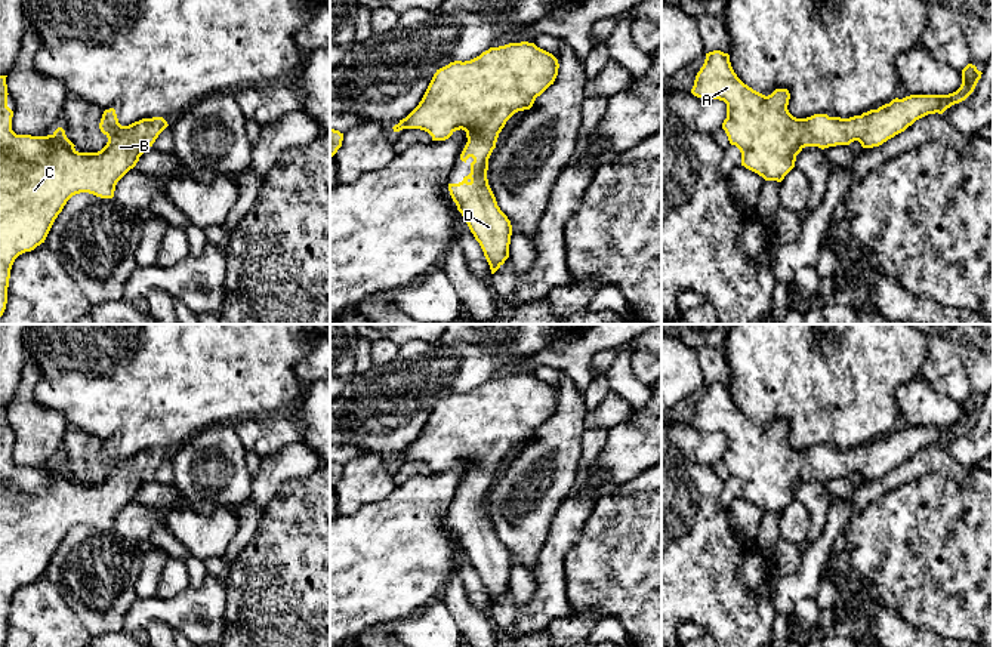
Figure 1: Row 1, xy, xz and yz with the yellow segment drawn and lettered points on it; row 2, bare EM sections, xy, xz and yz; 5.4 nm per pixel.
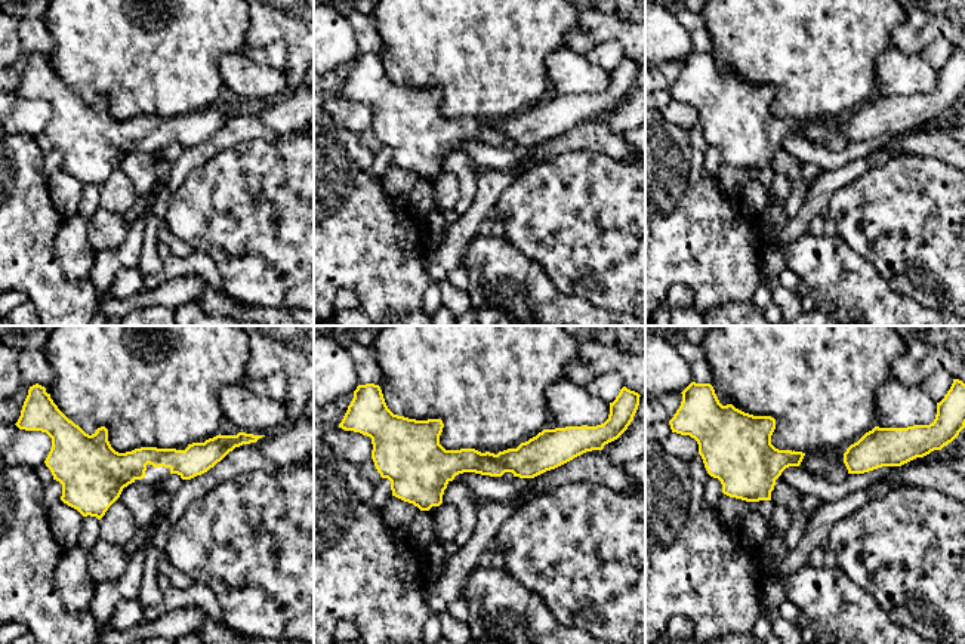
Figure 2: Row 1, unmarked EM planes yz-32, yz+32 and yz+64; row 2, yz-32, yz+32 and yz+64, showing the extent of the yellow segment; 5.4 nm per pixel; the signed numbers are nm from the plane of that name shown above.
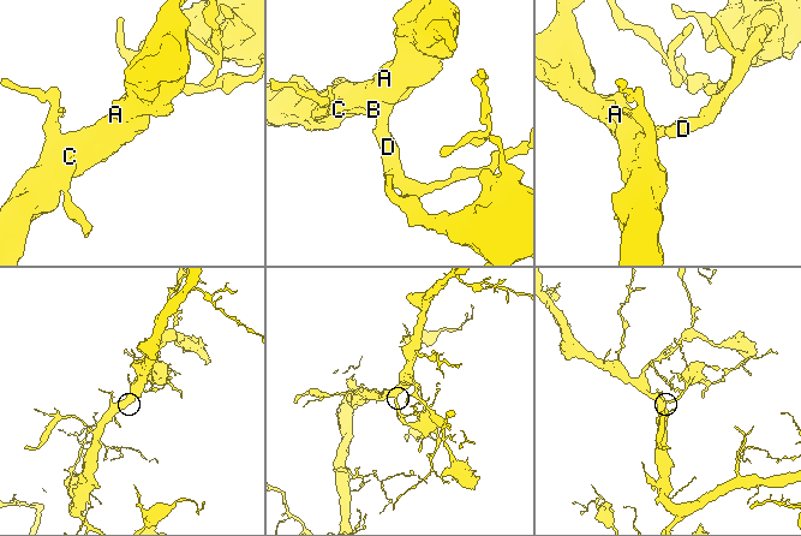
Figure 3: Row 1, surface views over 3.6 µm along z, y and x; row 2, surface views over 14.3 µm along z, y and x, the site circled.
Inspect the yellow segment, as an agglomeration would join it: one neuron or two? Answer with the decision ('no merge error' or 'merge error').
no merge error

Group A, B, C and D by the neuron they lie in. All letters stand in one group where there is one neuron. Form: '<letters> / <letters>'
A B C D

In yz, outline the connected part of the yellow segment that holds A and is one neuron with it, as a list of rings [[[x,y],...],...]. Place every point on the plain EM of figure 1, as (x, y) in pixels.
[[[713,382],[706,385],[704,395],[696,407],[691,425],[703,431],[724,432],[727,435],[727,450],[722,455],[722,460],[730,475],[740,481],[741,497],[758,505],[765,512],[781,514],[795,499],[796,487],[805,478],[824,481],[836,477],[849,477],[854,472],[858,472],[863,480],[879,478],[904,463],[916,452],[928,446],[943,446],[952,437],[965,432],[974,423],[981,406],[975,397],[968,395],[962,401],[960,419],[949,426],[910,426],[903,431],[895,429],[878,441],[870,441],[849,450],[829,449],[827,446],[796,450],[787,441],[790,431],[787,420],[775,420],[768,428],[753,422],[737,409],[731,398],[730,386]]]

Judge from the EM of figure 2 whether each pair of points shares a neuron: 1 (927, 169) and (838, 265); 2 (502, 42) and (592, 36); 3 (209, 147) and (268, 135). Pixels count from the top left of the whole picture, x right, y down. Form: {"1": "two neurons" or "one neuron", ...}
{"1": "two neurons", "2": "two neurons", "3": "one neuron"}

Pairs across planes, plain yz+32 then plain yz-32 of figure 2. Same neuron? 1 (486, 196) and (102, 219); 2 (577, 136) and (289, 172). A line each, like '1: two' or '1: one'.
1: two
2: two

